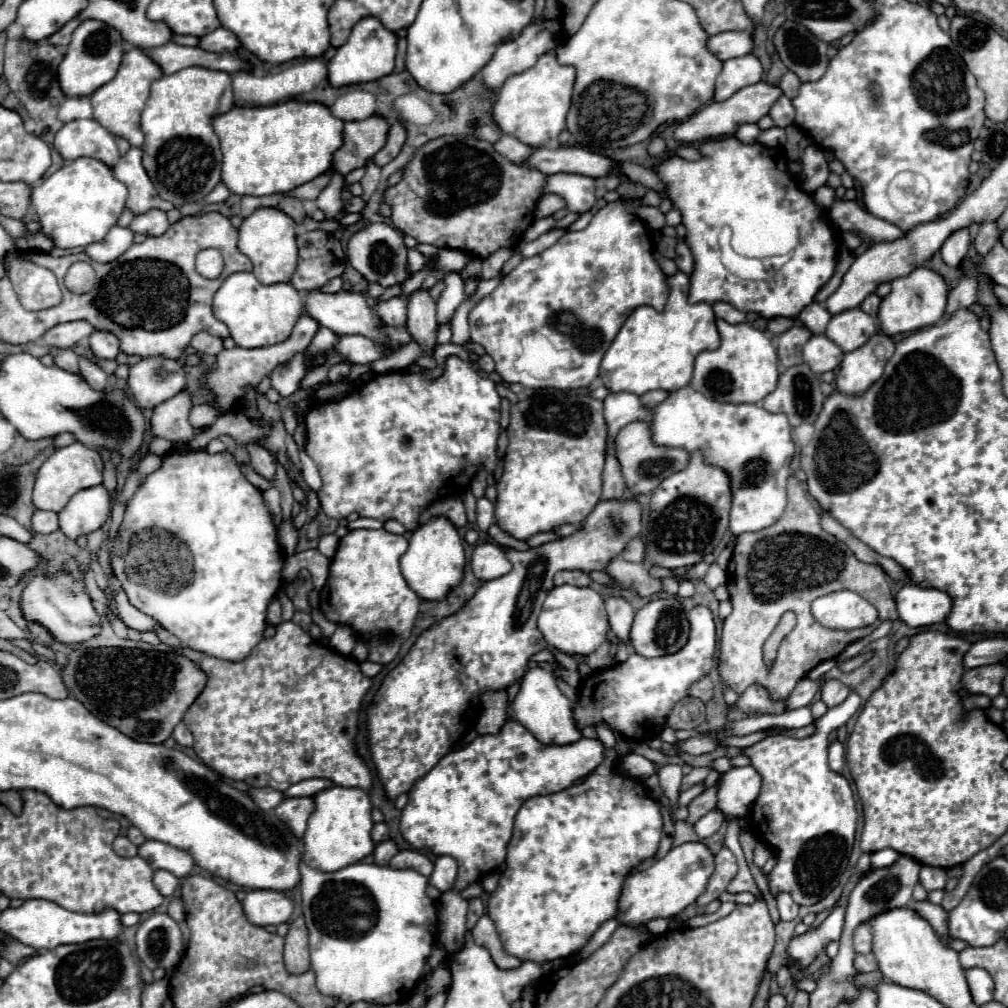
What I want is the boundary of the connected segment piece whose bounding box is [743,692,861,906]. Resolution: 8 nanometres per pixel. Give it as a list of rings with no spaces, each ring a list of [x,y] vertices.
[[[851,692],[843,704],[829,708],[829,712],[823,718],[815,720],[817,732],[813,736],[797,740],[797,738],[777,734],[777,736],[767,736],[765,740],[749,748],[743,748],[743,754],[751,758],[751,766],[759,770],[759,774],[763,776],[761,794],[755,802],[755,808],[749,820],[759,832],[759,838],[767,842],[771,848],[775,848],[779,858],[779,864],[771,870],[771,892],[773,894],[791,892],[795,896],[795,902],[801,906],[811,906],[819,902],[837,886],[837,880],[845,872],[847,860],[853,850],[855,828],[857,828],[855,800],[853,800],[849,782],[841,774],[833,772],[827,764],[827,746],[829,746],[827,736],[831,734],[831,730],[843,726],[859,710],[859,706],[861,706],[861,698],[855,692]]]

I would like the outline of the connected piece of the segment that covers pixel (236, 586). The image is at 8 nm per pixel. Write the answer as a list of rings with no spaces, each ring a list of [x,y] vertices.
[[[169,452],[163,460],[163,466],[149,474],[145,478],[145,482],[139,486],[139,490],[135,492],[135,496],[127,502],[127,510],[125,510],[125,520],[119,528],[119,536],[117,536],[117,544],[119,544],[119,554],[111,554],[111,568],[115,572],[115,576],[119,578],[123,590],[127,592],[131,604],[135,608],[139,608],[141,612],[145,612],[147,616],[151,616],[157,624],[161,624],[165,630],[169,630],[173,636],[177,636],[183,644],[187,644],[193,650],[205,652],[213,658],[219,660],[229,660],[229,662],[241,662],[261,640],[263,640],[263,630],[265,630],[265,614],[267,614],[267,606],[269,602],[275,598],[275,594],[279,592],[283,580],[281,580],[281,568],[285,562],[285,554],[283,548],[277,542],[277,530],[271,522],[271,514],[263,502],[261,490],[257,490],[239,470],[239,464],[233,460],[233,456],[229,452],[221,452],[221,454],[207,454],[207,452]]]

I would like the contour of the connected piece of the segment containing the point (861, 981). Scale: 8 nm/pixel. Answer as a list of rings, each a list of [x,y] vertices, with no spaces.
[[[869,972],[869,974],[855,974],[853,976],[853,982],[857,982],[859,986],[873,986],[873,984],[879,984],[879,980],[883,980],[881,972]]]

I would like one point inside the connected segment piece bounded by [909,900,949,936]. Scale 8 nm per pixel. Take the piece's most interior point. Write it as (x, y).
(935, 915)

